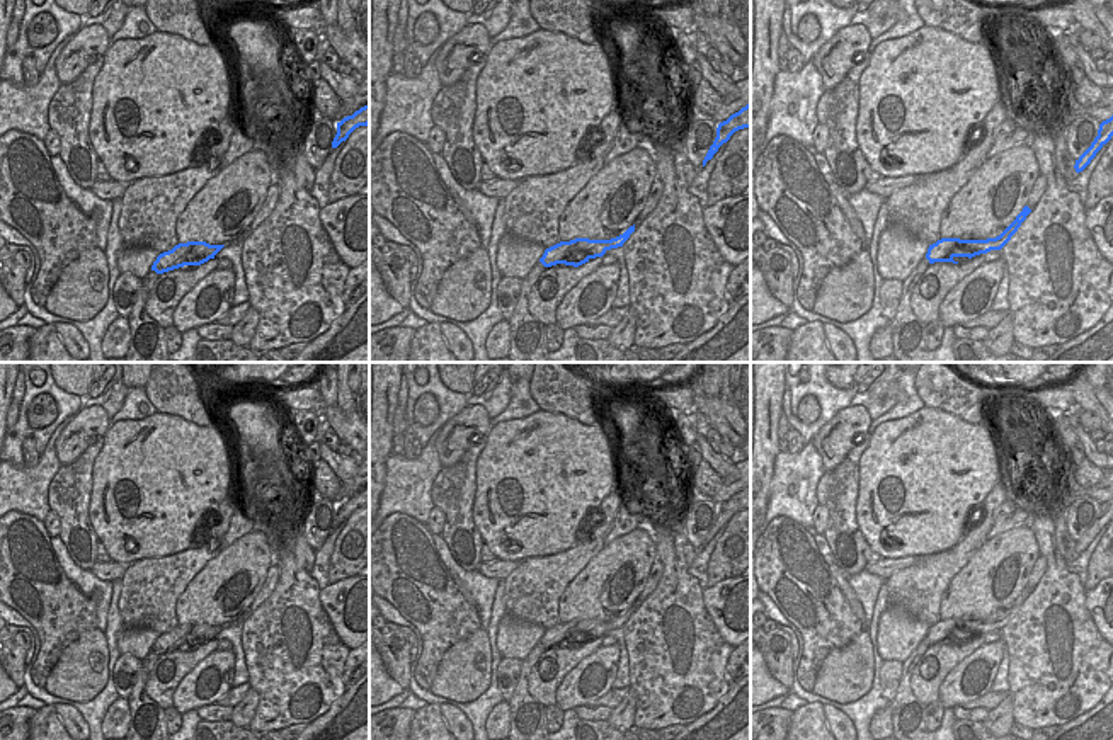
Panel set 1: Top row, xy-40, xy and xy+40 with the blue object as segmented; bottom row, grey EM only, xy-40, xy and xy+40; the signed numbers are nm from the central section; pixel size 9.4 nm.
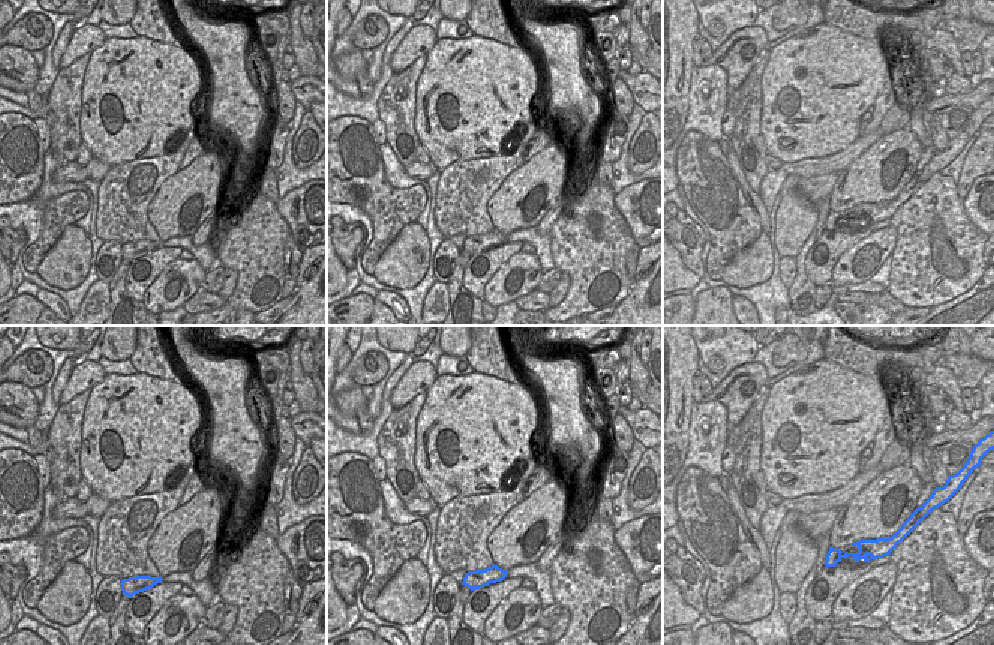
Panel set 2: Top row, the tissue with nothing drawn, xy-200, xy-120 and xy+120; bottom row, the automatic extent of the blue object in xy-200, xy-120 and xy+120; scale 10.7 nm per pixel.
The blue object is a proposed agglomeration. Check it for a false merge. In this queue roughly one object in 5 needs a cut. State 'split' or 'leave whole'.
leave whole

